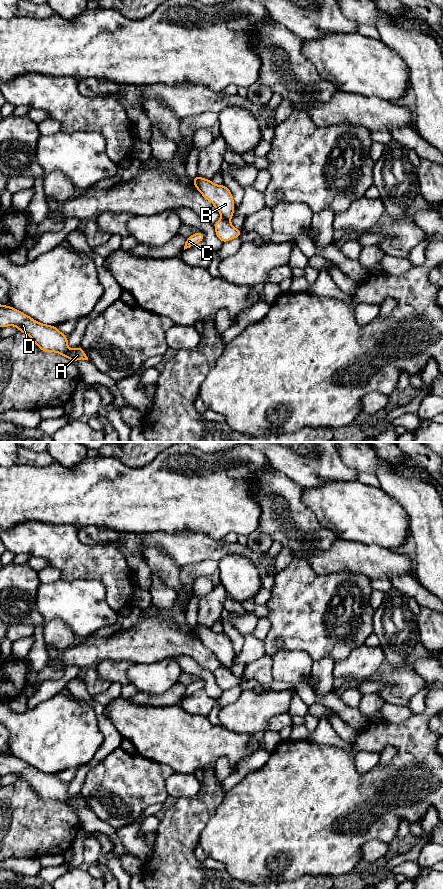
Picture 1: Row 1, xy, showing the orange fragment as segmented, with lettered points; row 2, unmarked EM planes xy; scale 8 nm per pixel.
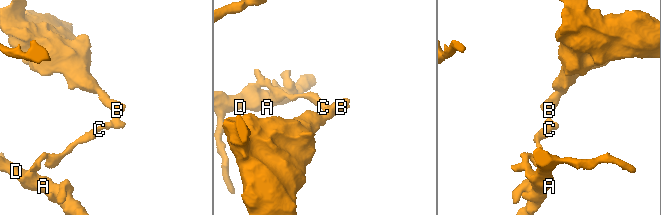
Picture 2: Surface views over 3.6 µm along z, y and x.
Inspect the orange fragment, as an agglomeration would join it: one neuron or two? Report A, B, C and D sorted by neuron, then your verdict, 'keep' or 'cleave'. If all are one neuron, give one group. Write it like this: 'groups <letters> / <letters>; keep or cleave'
groups A C D / B; cleave

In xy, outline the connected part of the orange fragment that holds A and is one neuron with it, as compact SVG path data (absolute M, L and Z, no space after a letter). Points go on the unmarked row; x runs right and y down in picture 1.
M0 752L0 776L7 774L16 774L19 780L27 782L43 800L56 800L75 811L79 807L88 808L80 793L72 799L68 797L68 785L57 774L37 770L12 754Z

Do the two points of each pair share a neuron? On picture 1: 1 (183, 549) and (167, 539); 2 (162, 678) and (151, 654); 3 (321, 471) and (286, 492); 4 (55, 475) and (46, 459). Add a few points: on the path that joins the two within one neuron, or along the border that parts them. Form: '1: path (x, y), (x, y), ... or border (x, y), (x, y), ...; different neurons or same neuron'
1: path (179, 546), (171, 543); same neuron
2: border (170, 658), (147, 663), (133, 663); different neurons
3: border (279, 471), (290, 477), (302, 489); different neurons
4: border (54, 461), (40, 466), (26, 464); different neurons

